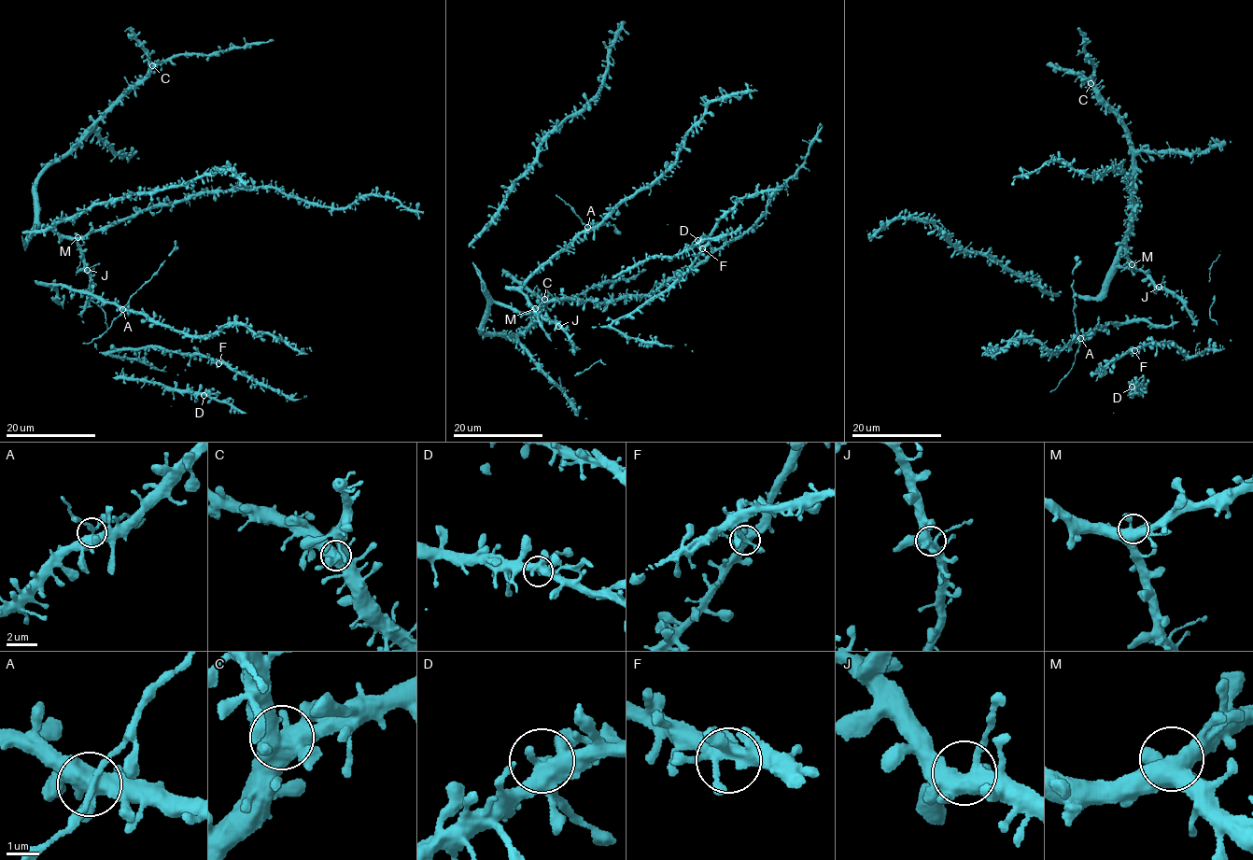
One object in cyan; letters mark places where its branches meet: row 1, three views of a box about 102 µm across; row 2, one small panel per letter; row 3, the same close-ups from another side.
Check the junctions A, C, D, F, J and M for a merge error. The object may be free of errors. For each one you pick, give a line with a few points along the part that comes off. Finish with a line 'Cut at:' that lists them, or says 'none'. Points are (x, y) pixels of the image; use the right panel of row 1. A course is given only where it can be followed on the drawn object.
Cut at: none

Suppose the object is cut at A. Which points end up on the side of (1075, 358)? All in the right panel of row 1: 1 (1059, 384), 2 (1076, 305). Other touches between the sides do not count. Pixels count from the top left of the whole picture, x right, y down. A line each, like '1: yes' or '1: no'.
1: yes
2: yes

